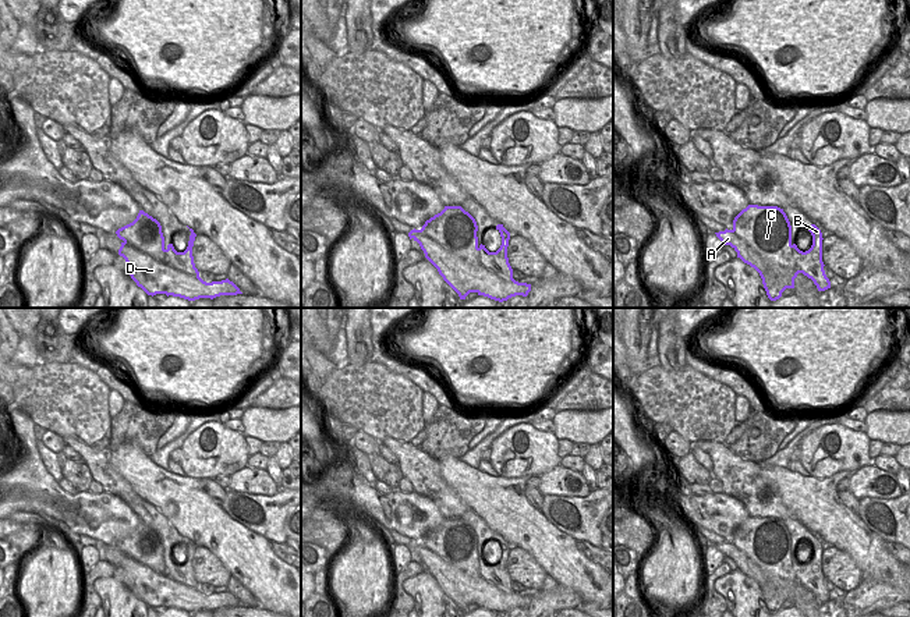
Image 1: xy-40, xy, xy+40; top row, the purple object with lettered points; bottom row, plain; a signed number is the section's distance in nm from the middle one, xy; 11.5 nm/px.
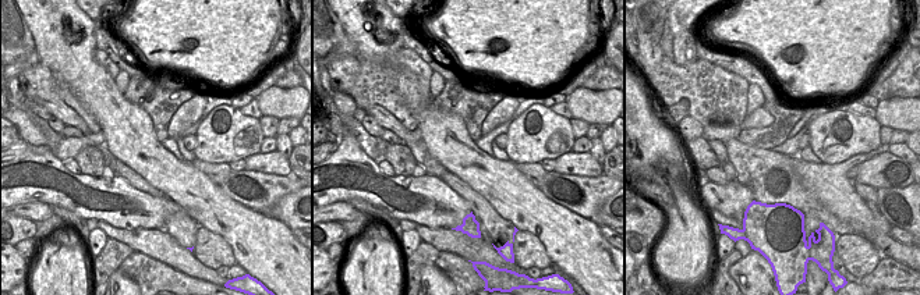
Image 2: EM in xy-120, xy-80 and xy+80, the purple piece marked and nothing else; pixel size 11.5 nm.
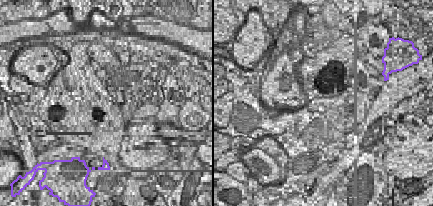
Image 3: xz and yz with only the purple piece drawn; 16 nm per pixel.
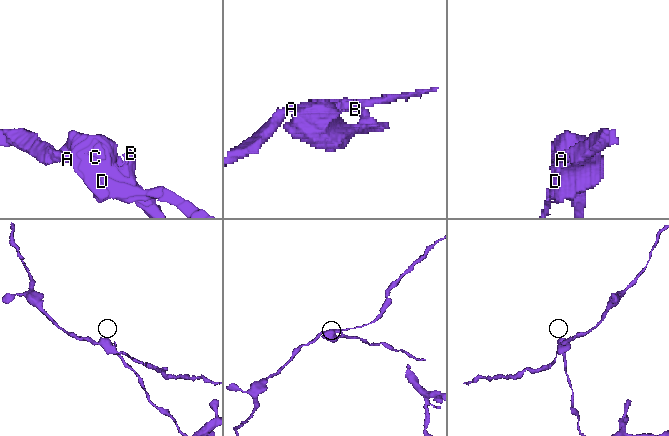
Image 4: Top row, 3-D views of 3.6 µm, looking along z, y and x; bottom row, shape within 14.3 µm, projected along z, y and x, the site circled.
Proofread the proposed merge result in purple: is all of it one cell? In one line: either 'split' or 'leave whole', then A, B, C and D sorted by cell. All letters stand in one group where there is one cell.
split; A B D / C

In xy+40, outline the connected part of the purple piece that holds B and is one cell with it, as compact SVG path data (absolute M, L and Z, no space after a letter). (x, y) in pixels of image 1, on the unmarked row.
M815 536L808 538L808 543L812 547L812 557L808 563L803 564L796 556L793 556L793 568L797 577L794 591L799 585L803 585L814 593L818 603L825 603L831 600L831 593L824 582L822 545Z

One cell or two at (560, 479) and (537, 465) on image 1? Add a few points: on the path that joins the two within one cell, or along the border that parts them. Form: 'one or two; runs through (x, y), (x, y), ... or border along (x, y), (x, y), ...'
two; border along (559, 464), (540, 477)

